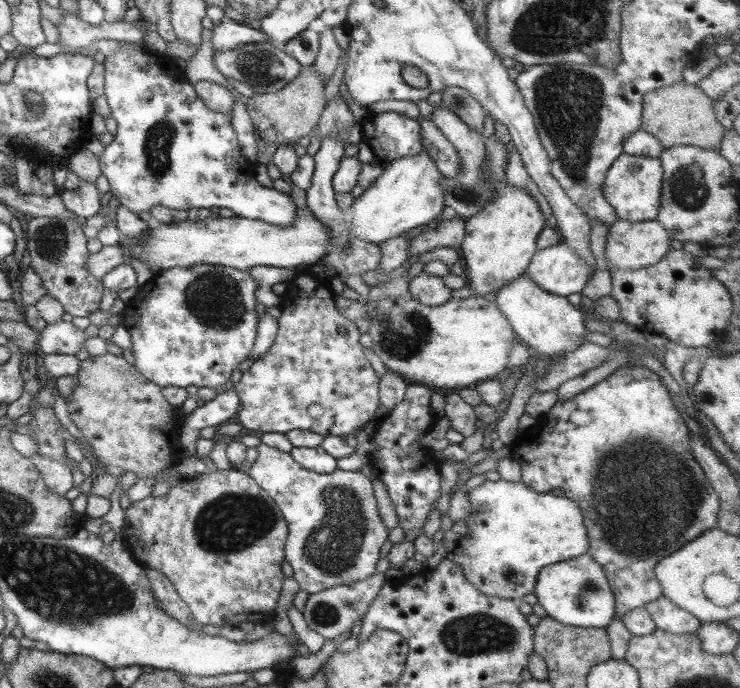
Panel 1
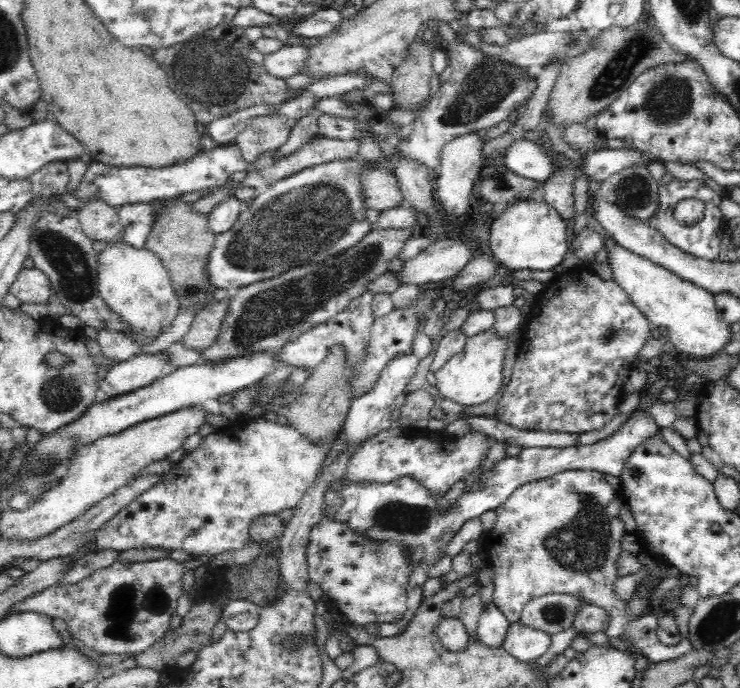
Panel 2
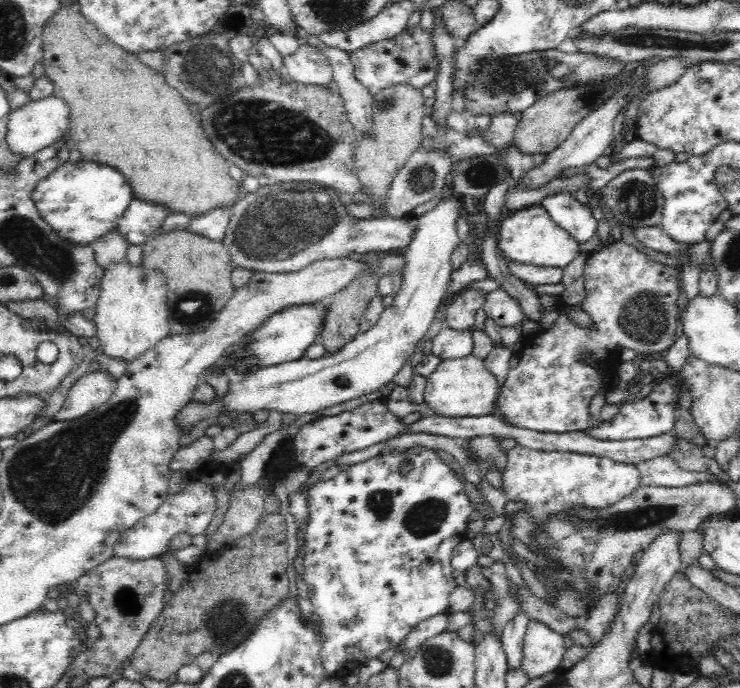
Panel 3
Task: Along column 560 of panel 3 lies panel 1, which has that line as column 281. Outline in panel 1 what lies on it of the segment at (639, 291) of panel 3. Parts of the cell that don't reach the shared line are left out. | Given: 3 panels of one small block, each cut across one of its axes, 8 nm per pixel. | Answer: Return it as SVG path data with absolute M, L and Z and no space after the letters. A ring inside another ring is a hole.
M296 275L286 283L285 295L280 301L279 317L276 318L276 337L274 338L273 344L269 347L267 352L263 353L259 359L254 360L250 368L247 368L245 372L240 375L236 375L235 379L235 392L237 393L240 406L237 414L237 420L243 428L247 430L254 430L257 434L266 432L278 432L285 434L287 431L311 431L315 434L321 436L335 436L335 435L346 435L347 433L353 433L358 427L363 426L371 418L375 417L375 409L377 408L378 402L378 377L375 376L369 362L365 359L365 354L363 353L364 348L359 344L359 331L357 327L348 319L345 319L337 308L335 307L335 295L332 293L330 284L330 278L323 277L313 277L307 275ZM339 326L343 326L346 329L345 335L340 334L337 331Z

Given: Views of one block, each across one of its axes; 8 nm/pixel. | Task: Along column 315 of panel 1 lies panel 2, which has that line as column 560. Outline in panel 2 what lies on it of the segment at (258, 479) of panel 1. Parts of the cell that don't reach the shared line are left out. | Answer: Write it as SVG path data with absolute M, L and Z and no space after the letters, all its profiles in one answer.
M574 470L558 472L550 478L527 482L496 508L497 519L493 529L484 533L481 540L490 568L496 573L494 578L495 592L493 601L506 615L510 624L519 621L524 606L546 594L572 594L578 599L599 608L610 615L610 627L606 632L609 639L622 639L636 646L648 661L670 662L693 652L692 644L683 638L675 646L662 644L656 635L658 618L646 614L640 619L632 617L627 602L621 600L615 592L619 576L618 562L622 550L622 538L626 530L624 521L620 518L621 501L616 491L600 472L590 470Z

